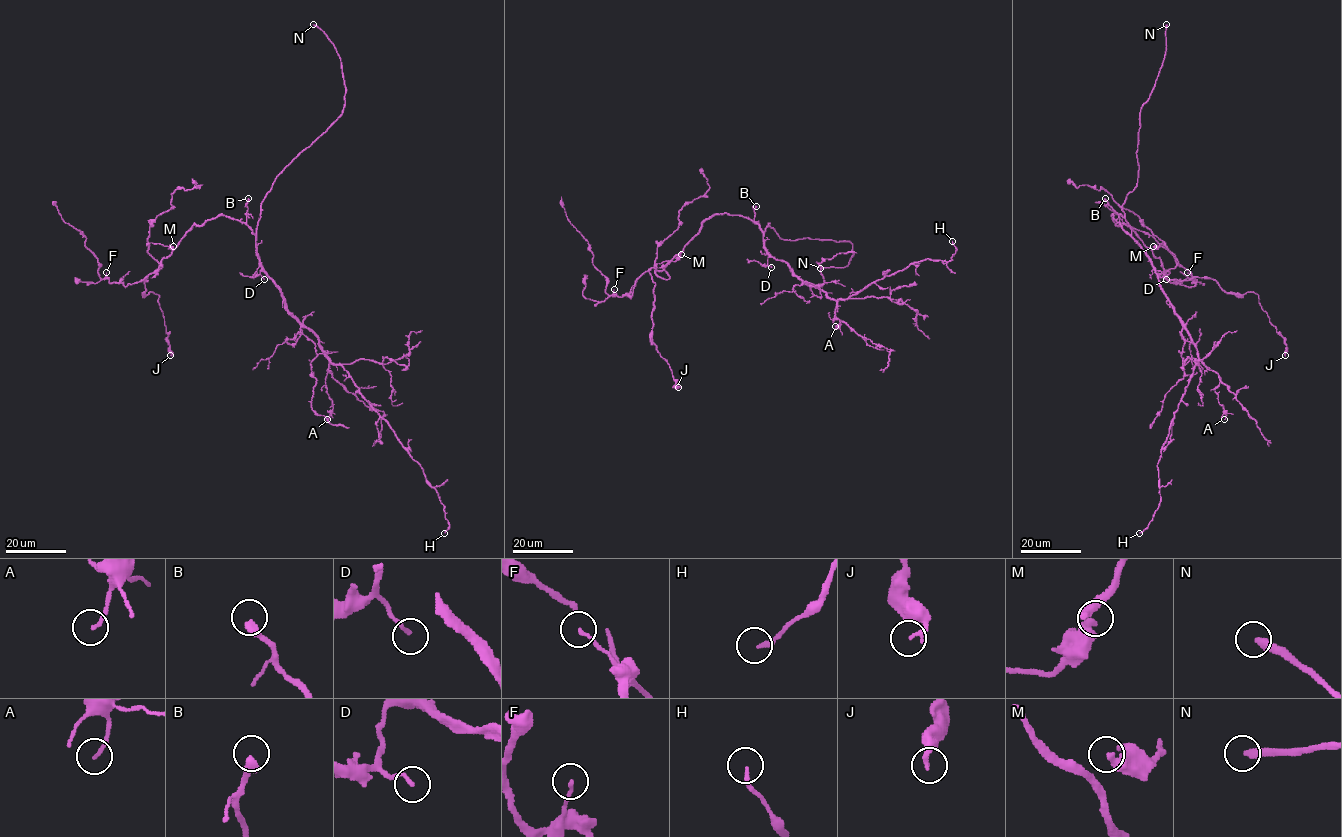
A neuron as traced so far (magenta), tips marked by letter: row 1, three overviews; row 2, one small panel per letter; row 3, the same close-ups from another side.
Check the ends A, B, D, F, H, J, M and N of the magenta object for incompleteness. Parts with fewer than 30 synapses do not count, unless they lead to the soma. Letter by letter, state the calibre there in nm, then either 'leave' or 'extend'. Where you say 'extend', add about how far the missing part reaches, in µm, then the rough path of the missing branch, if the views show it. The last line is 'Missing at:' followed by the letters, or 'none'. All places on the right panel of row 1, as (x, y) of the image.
A: 140 nm thick; leave
B: 360 nm thick; extend; about 70 µm are missing; missing branch runs (1105, 198), (1090, 185), (1084, 170), (1060, 142), (1041, 146), (1035, 161), (1022, 168)
D: 140 nm thick; extend; about 30 µm are missing; missing branch runs (1166, 279), (1197, 281), (1213, 293), (1215, 291)
F: 130 nm thick; leave
H: 160 nm thick; leave
J: 180 nm thick; leave
M: 320 nm thick; leave
N: 340 nm thick; extend; about 6 µm are missing
Missing at: B, D, N

